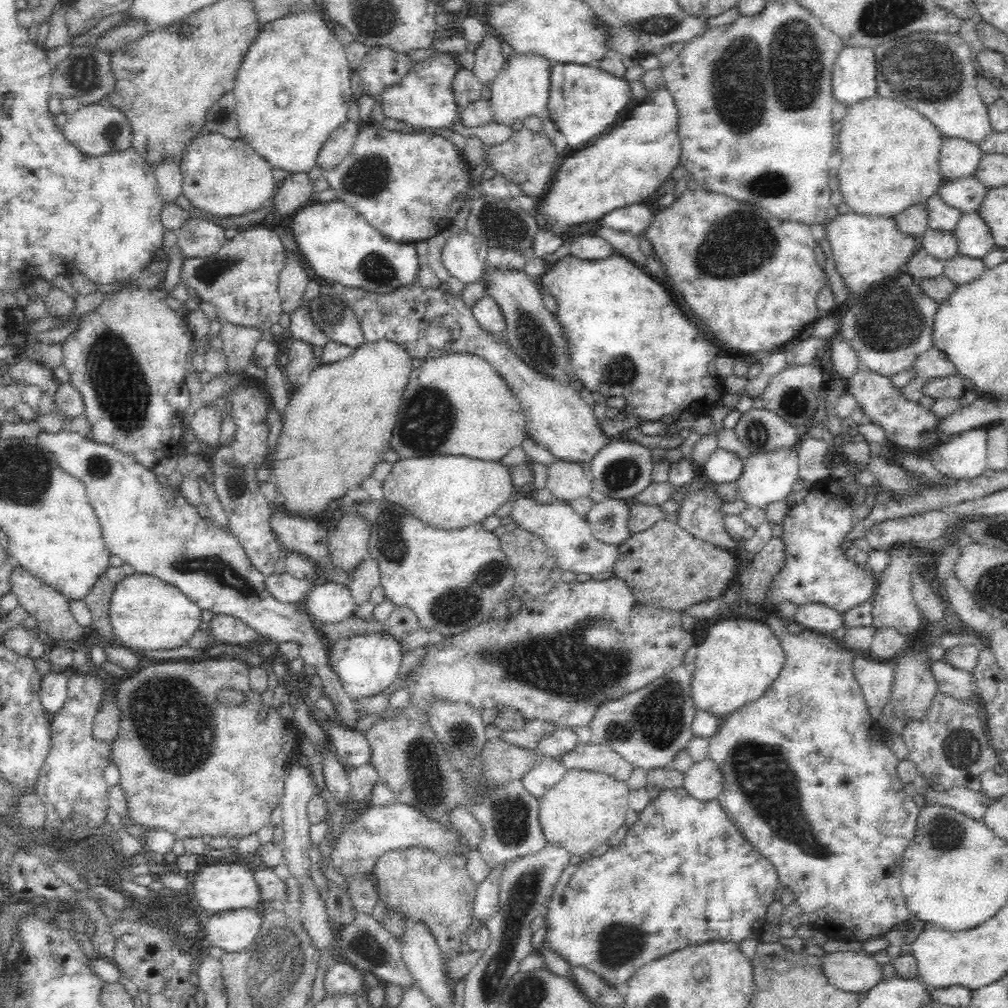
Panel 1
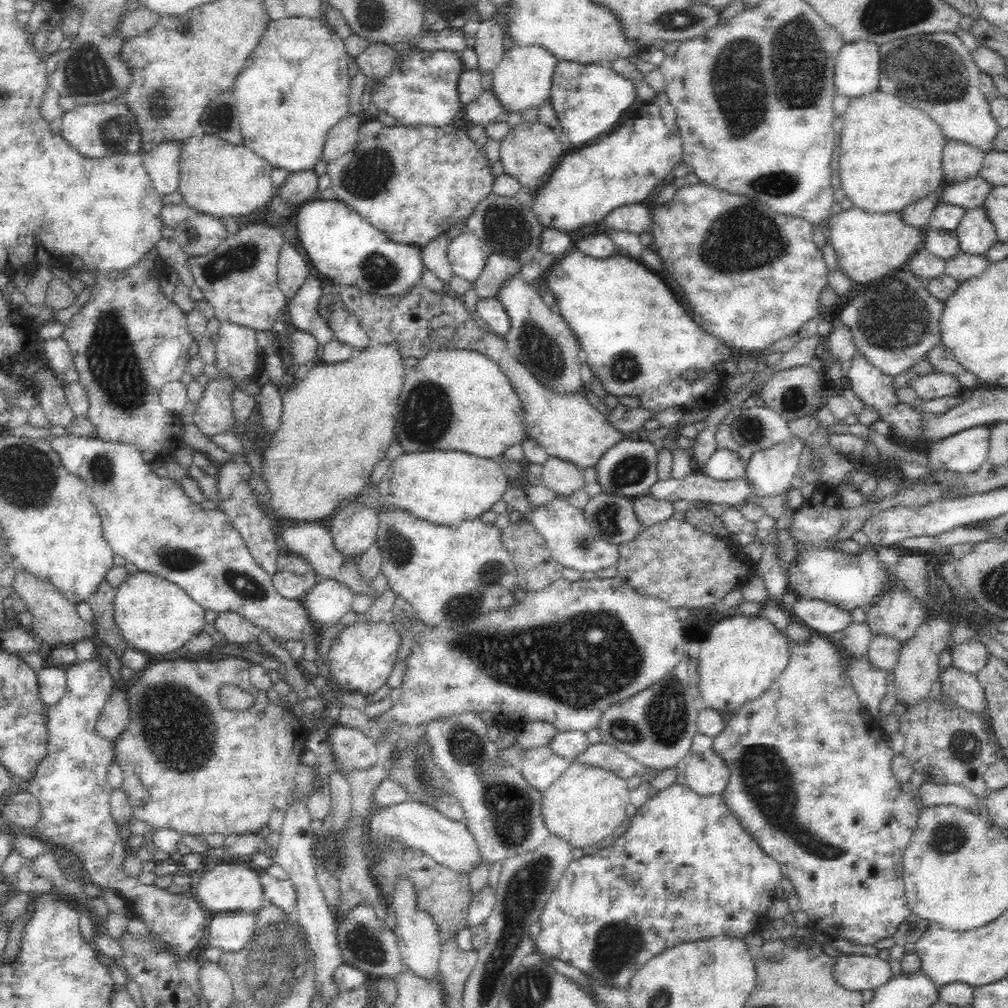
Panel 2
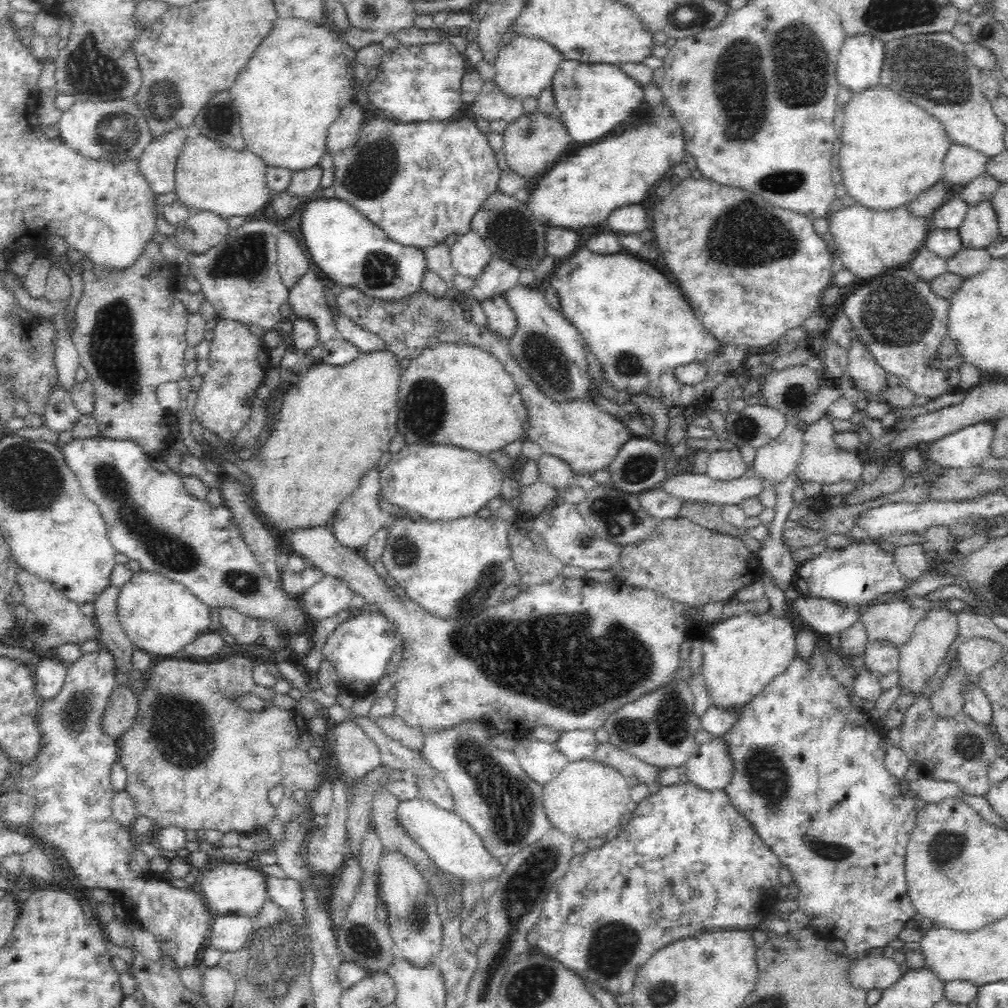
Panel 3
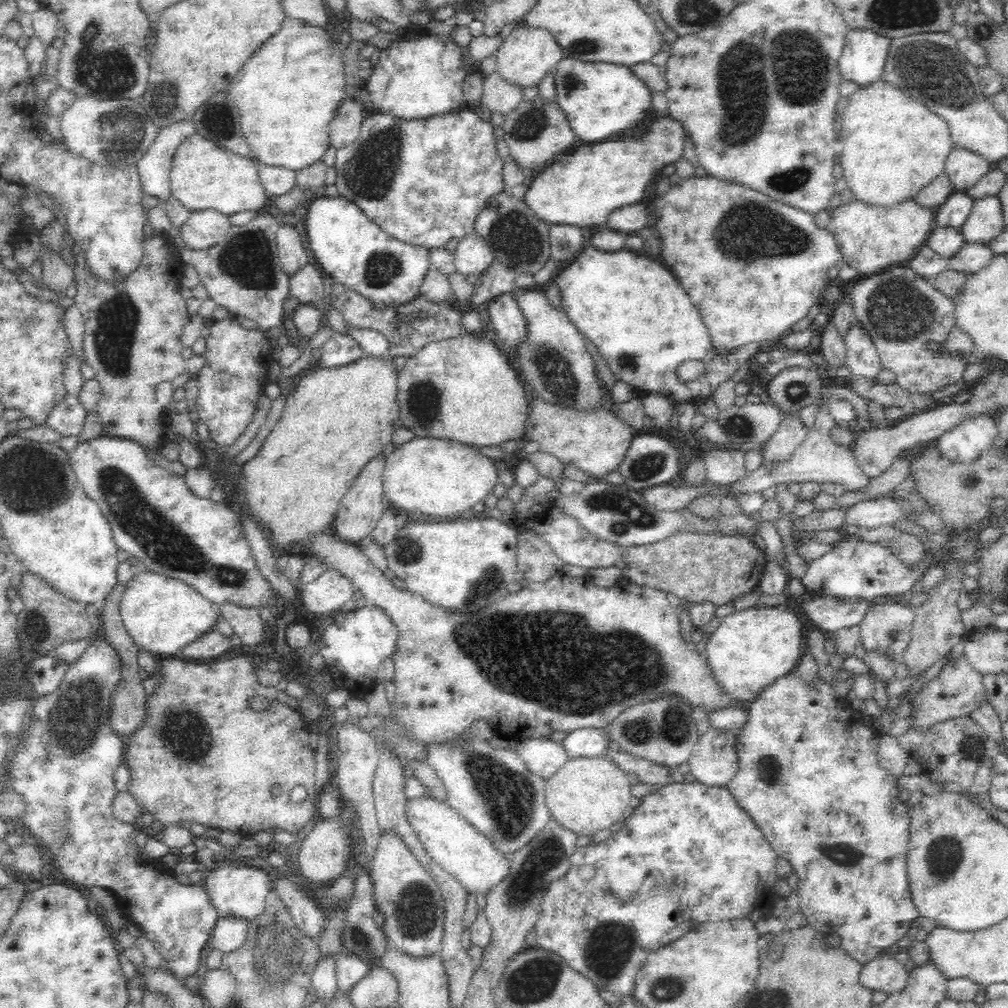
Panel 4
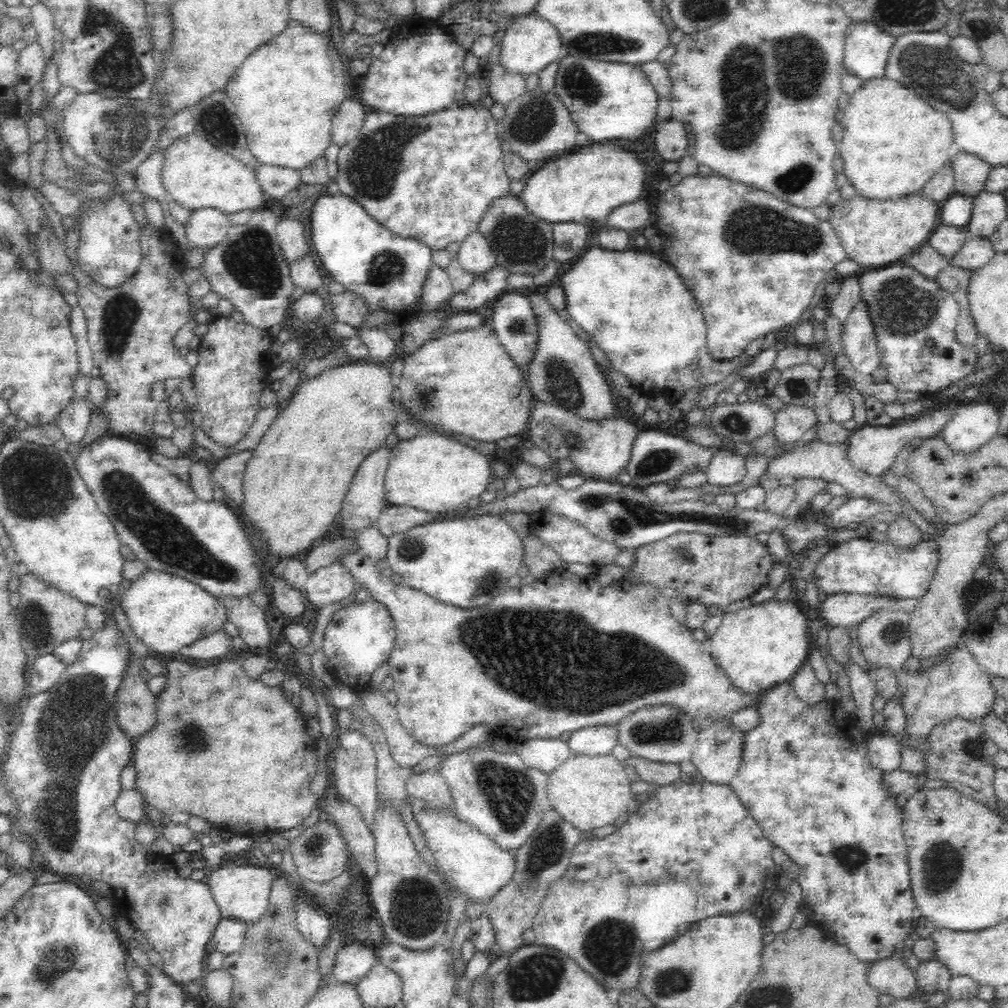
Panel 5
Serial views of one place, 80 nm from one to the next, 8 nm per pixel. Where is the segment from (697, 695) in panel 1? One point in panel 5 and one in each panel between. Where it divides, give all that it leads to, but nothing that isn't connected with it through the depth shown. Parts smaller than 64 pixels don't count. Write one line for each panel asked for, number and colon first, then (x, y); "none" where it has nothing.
2: (740, 656)
3: (741, 654)
4: (750, 649)
5: (761, 646)

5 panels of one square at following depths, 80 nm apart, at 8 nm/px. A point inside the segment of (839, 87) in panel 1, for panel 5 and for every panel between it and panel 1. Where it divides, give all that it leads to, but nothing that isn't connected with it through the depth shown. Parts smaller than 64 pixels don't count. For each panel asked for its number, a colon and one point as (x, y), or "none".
2: (857, 69)
3: (860, 62)
4: (865, 52)
5: (867, 49)

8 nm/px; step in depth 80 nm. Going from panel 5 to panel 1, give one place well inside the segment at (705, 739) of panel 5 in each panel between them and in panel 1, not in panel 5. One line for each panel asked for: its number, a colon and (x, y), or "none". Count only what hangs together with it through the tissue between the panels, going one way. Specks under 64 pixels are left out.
1: (704, 780)
2: (707, 773)
3: (710, 766)
4: (714, 760)

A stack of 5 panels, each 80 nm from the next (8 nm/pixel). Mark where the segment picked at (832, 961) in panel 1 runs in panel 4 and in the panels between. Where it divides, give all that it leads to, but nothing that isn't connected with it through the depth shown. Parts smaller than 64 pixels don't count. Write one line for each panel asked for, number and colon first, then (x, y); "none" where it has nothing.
2: (857, 973)
3: (882, 973)
4: (883, 973)

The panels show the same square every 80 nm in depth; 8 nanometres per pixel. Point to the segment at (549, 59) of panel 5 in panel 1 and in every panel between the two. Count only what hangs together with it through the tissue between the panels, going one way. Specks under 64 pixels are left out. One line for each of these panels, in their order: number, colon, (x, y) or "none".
1: (521, 88)
2: (523, 78)
3: (525, 66)
4: (528, 53)

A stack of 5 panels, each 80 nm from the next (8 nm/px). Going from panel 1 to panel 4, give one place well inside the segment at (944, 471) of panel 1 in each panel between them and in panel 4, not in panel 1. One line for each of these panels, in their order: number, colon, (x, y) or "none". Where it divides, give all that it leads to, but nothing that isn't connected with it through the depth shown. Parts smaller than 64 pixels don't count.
2: (964, 452)
3: (967, 446)
4: (971, 435)

